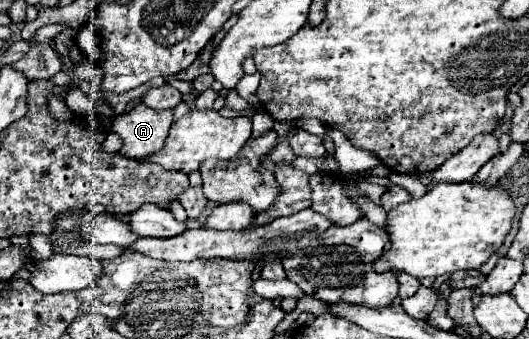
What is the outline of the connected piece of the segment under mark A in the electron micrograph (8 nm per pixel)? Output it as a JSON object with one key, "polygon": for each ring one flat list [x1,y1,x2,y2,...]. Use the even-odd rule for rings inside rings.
{"polygon":[[145,104,133,106,129,112,113,120,113,130,121,134,121,154,133,160,147,160,153,152,163,148,171,126,171,110,157,112]]}

